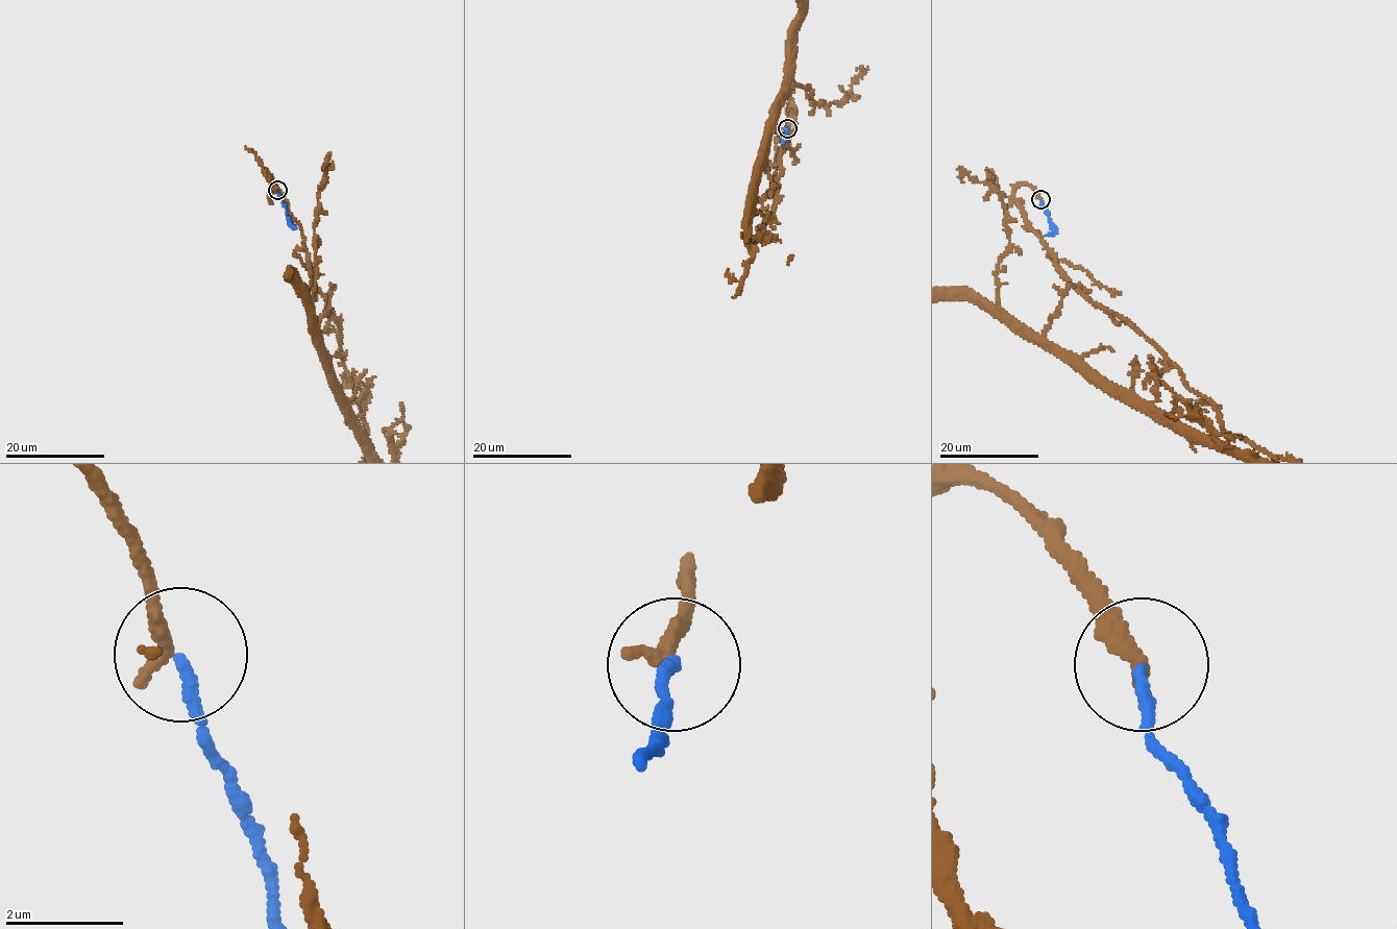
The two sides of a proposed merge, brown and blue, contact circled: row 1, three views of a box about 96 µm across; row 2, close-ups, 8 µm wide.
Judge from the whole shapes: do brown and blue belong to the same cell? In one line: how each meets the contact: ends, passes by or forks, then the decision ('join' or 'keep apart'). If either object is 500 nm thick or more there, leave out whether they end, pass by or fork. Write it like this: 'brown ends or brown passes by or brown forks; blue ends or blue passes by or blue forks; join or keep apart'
brown ends; blue ends; keep apart

